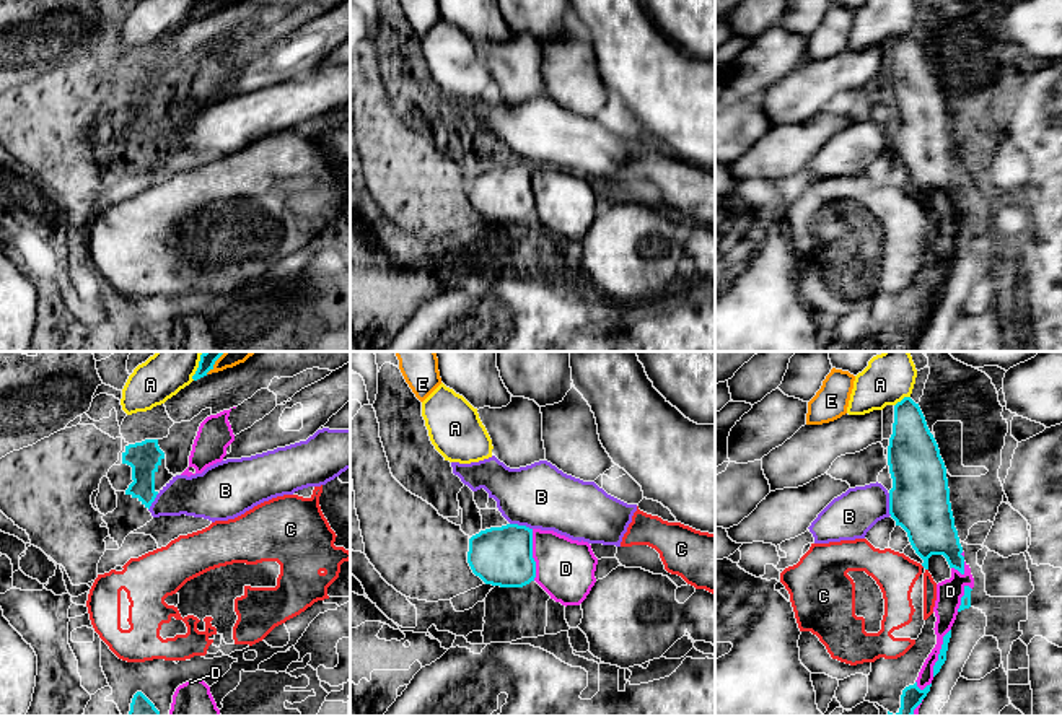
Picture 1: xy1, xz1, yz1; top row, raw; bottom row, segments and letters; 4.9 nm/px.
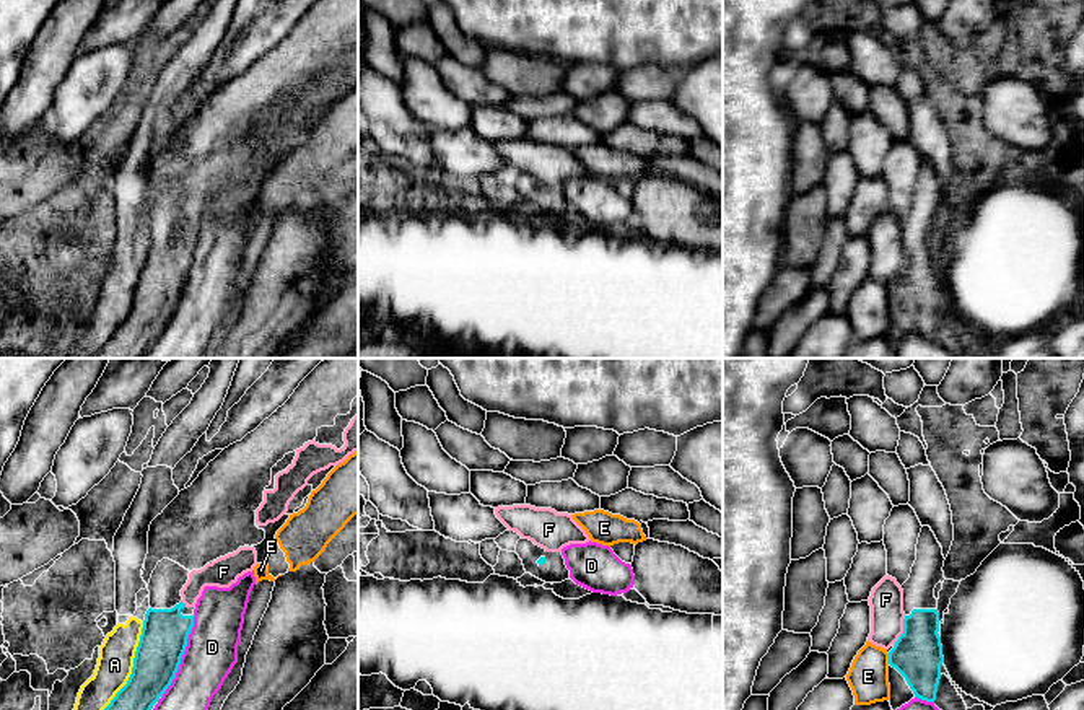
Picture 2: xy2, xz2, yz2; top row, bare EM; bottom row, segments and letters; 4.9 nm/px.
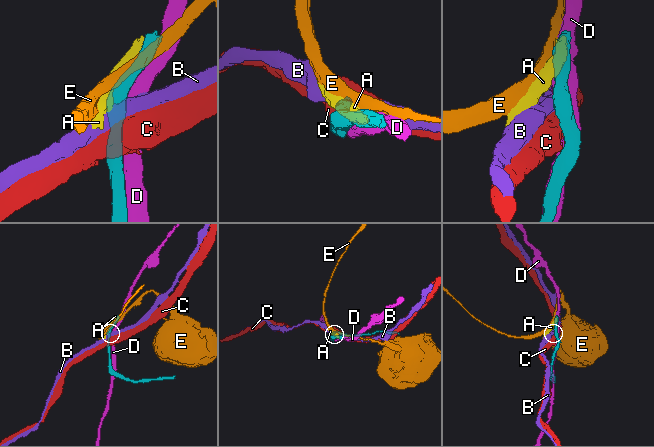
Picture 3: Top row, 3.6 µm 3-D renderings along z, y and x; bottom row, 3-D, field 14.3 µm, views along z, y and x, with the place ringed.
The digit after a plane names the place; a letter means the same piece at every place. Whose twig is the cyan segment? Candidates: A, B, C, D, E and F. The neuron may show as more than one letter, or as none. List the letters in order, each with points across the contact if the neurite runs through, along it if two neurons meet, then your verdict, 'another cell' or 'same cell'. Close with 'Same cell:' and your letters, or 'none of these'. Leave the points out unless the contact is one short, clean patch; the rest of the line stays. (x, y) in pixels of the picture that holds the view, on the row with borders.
A: another cell
B: border xz1 (510, 523), (531, 529); another cell
C: border yz1 (921, 565), (927, 570); another cell
D: another cell
E: border yz2 (887, 653), (889, 663); another cell
F: border yz2 (905, 616), (902, 634), (894, 645); another cell
Same cell: none of these

